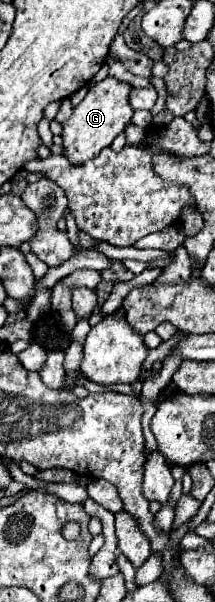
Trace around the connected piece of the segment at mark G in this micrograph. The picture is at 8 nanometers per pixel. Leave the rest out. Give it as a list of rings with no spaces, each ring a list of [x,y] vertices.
[[[105,77],[103,81],[95,83],[85,99],[73,109],[73,115],[63,123],[63,147],[67,149],[67,159],[73,165],[81,165],[101,153],[101,149],[109,147],[113,139],[123,133],[123,129],[131,123],[133,107],[129,105],[129,93],[133,87],[125,81],[115,77]]]

